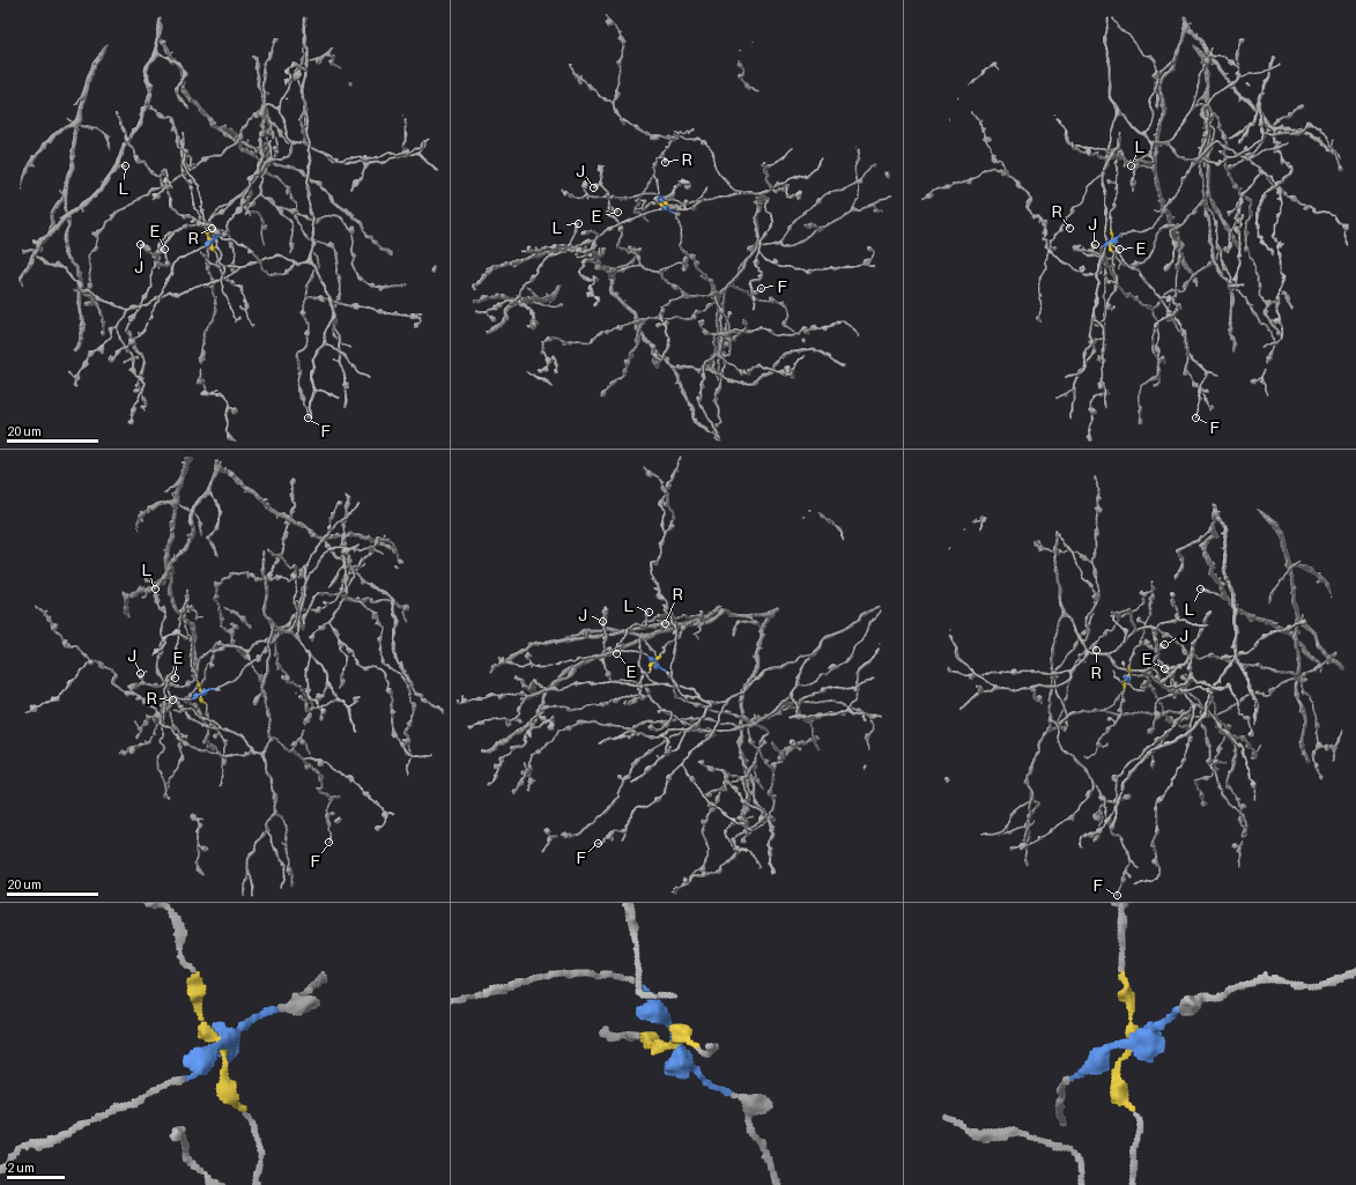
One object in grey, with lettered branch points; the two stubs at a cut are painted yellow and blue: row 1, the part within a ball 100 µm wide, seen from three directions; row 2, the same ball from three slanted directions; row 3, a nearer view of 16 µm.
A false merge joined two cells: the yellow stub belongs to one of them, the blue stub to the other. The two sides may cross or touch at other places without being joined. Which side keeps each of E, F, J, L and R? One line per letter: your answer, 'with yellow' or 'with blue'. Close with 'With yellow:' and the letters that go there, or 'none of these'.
E: with blue
F: with blue
J: with blue
L: with blue
R: with yellow
With yellow: R

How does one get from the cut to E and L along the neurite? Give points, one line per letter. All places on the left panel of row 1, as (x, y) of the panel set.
E: (212, 241), (228, 231), (262, 157), (269, 104), (291, 152), (208, 224), (176, 230), (161, 265), (164, 249)
L: (212, 241), (256, 173), (272, 104), (286, 157), (227, 136), (158, 32), (125, 165)

